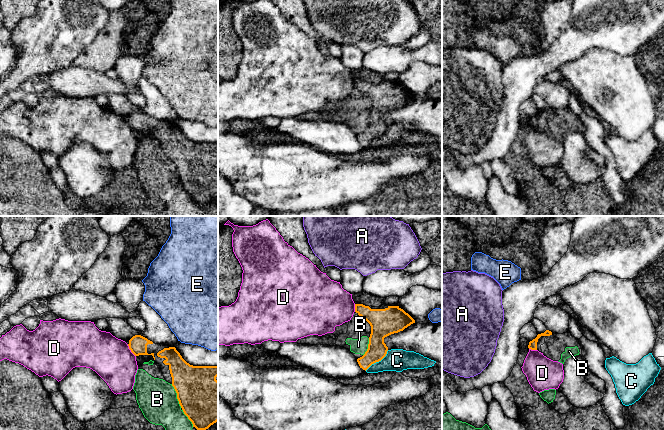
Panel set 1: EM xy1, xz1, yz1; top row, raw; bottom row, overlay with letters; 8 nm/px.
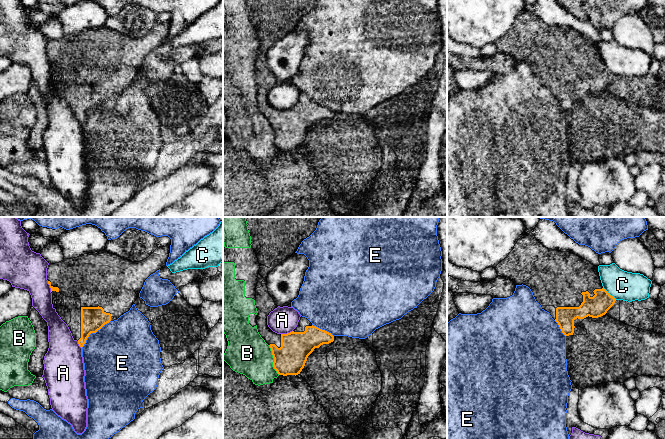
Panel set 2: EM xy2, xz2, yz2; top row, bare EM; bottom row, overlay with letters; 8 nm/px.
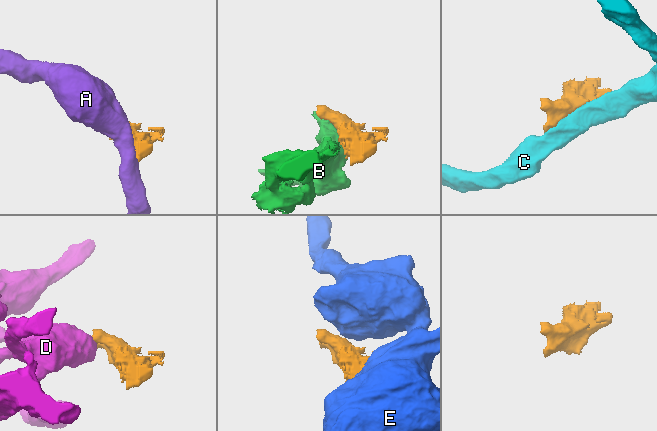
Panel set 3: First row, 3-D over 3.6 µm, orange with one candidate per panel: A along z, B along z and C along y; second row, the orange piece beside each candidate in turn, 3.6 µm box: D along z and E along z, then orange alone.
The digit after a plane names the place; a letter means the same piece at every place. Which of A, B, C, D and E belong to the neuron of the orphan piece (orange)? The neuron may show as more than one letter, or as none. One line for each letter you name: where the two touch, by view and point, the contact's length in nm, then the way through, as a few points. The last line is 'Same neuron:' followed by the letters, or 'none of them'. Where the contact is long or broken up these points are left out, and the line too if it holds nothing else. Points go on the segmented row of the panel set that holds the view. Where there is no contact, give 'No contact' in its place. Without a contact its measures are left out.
Same neuron: none of them

